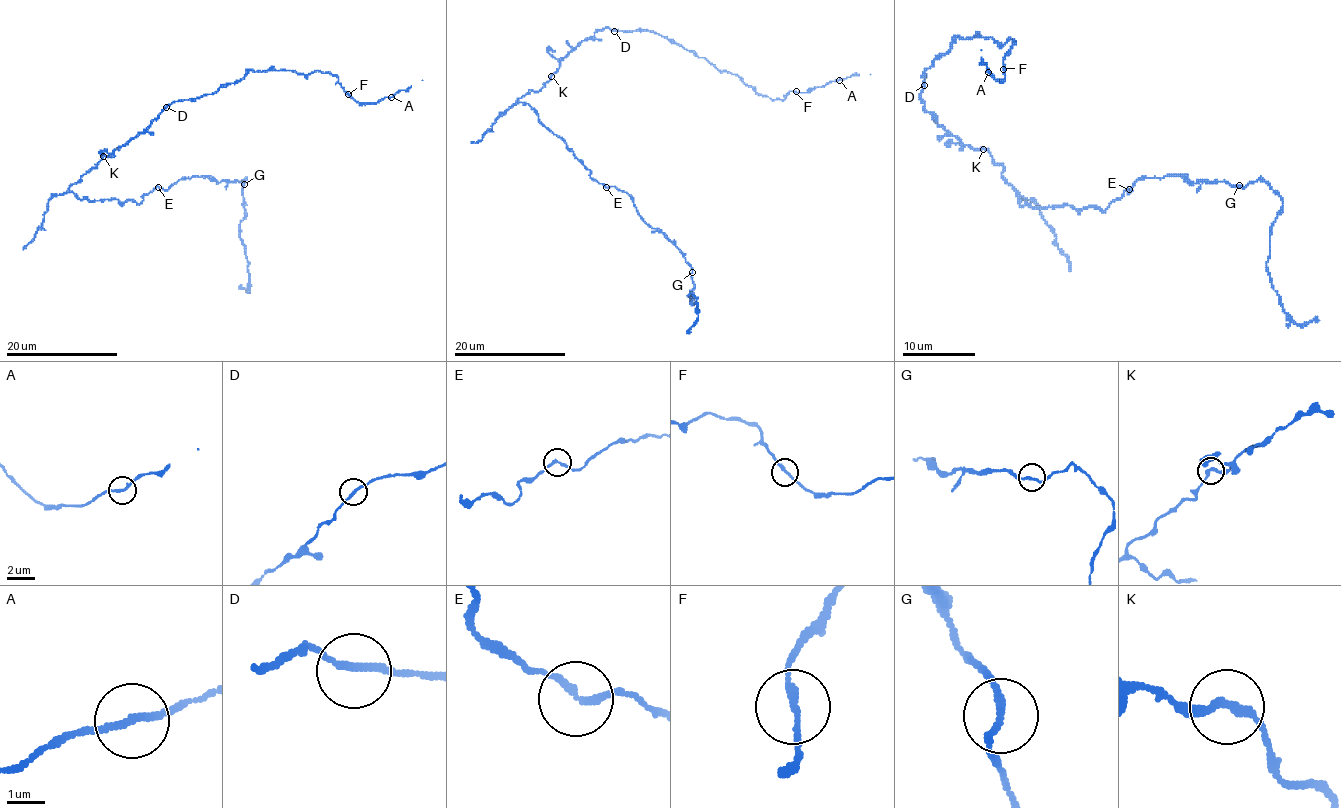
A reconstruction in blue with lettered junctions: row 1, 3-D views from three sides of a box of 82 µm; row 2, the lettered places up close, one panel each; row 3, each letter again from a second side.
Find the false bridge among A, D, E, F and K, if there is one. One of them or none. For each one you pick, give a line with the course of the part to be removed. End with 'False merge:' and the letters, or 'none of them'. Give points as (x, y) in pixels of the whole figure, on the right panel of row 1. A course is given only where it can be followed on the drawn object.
False merge: none of them

